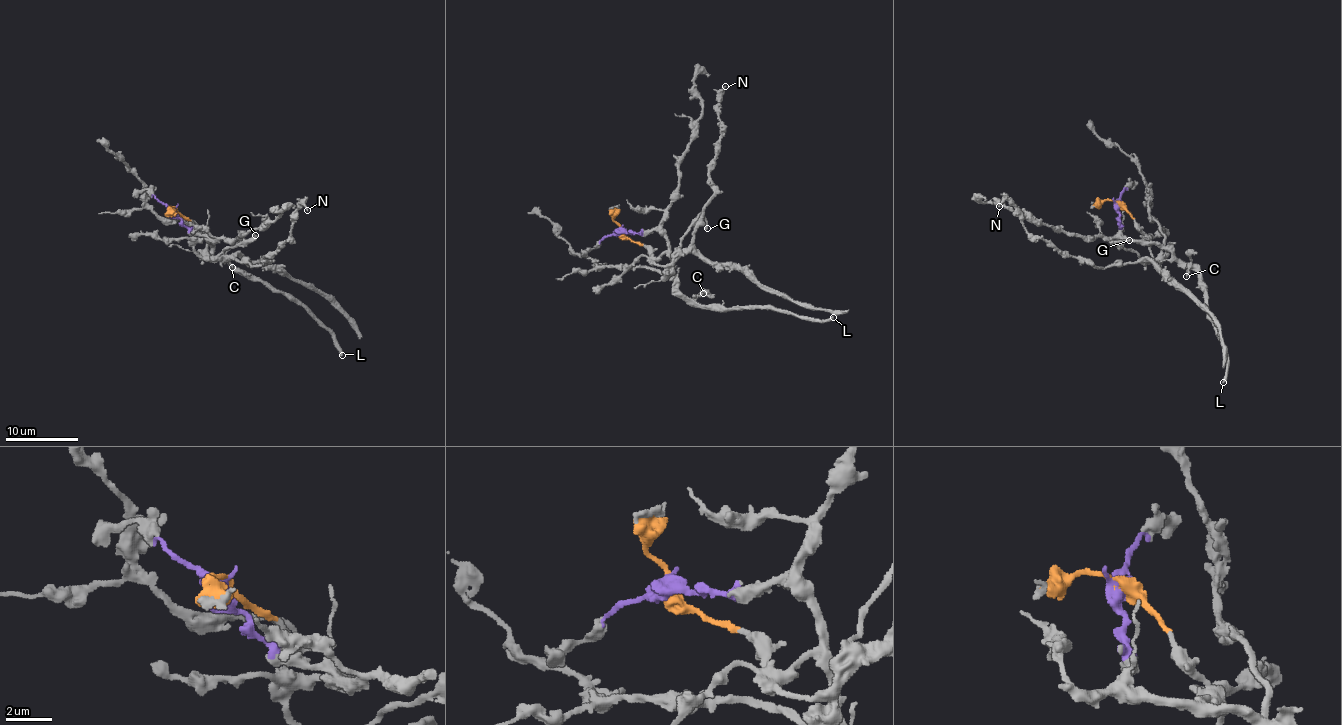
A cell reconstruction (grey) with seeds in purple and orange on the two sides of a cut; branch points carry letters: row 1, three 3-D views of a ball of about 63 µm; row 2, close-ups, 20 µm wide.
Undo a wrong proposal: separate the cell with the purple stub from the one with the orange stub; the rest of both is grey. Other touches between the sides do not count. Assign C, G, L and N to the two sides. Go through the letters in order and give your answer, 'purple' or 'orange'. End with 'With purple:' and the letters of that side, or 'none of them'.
C: purple
G: orange
L: purple
N: orange
With purple: C, L

